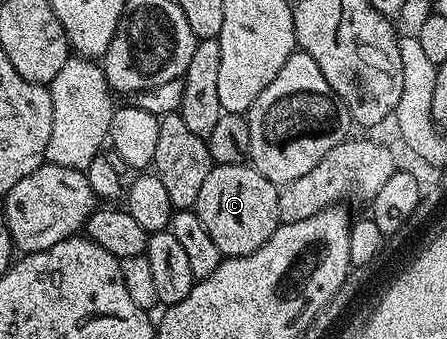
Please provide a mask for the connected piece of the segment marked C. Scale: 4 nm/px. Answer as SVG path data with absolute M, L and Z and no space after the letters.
M216 164L207 173L203 185L199 188L196 213L203 221L203 229L211 233L211 241L219 245L222 256L250 255L269 240L271 233L281 223L279 217L278 184L267 181L251 165Z

